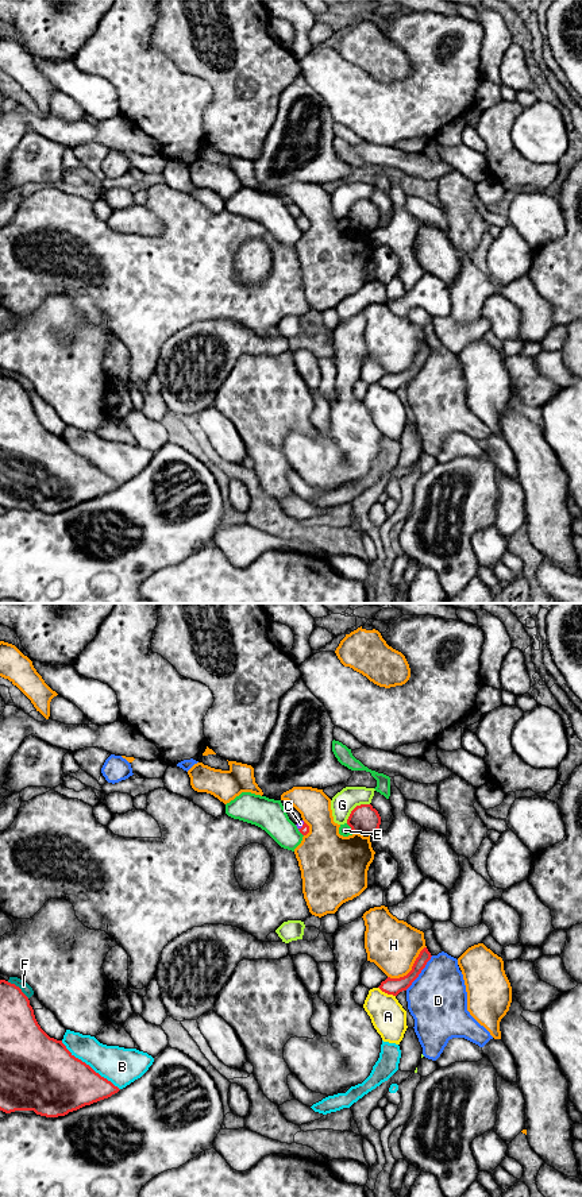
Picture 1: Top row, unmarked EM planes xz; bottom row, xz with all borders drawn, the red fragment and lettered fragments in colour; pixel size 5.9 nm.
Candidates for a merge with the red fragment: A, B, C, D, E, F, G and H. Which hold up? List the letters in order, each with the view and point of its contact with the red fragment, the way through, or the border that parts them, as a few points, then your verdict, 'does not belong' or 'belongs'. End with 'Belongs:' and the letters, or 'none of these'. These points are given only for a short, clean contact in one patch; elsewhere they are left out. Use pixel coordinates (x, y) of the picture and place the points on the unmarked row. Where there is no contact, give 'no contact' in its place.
A: meets red in xz at (386, 387); does not belong
B: meets red in xz at (88, 460); does not belong
C: meets red in xz at (303, 221); runs through xz (304, 226), (303, 221), (300, 219); belongs
D: meets red in xz at (420, 367); does not belong
E: meets red in xz at (350, 221); does not belong
F: meets red in xz at (18, 382); does not belong
G: meets red in xz at (354, 204); does not belong
H: meets red in xz at (412, 365); does not belong
Belongs: C

